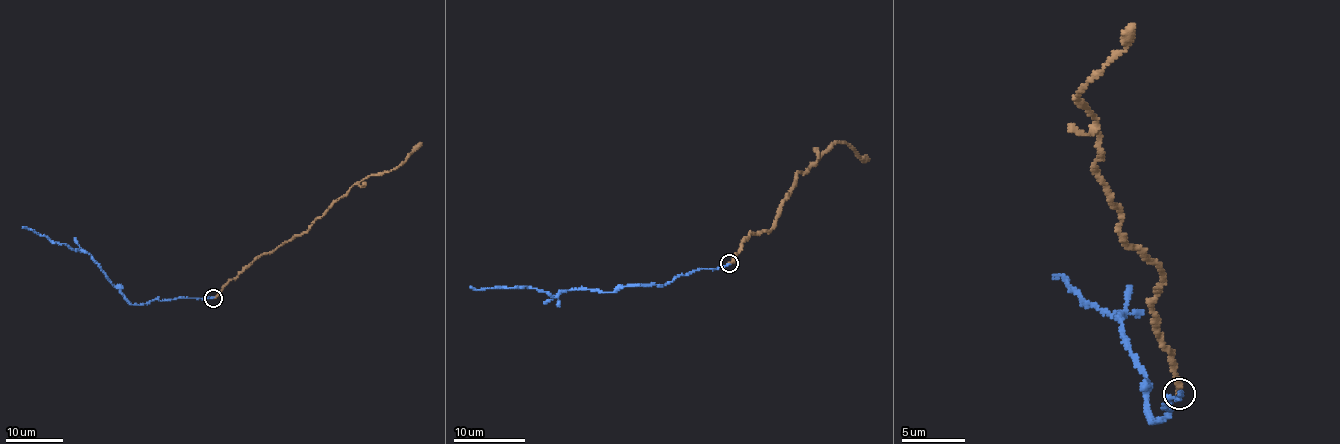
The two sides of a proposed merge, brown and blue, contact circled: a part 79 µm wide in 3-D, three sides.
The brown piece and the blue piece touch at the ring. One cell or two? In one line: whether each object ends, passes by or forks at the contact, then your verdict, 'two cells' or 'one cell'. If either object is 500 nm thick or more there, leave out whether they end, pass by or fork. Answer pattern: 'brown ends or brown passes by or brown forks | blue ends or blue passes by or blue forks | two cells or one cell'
brown ends | blue ends | one cell

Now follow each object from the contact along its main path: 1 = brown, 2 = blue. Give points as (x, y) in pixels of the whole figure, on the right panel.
1: (1180, 394), (1152, 309), (1164, 280), (1119, 231), (1096, 167), (1099, 125), (1077, 96), (1126, 48), (1132, 24)
2: (1180, 394), (1152, 422), (1149, 384), (1122, 314), (1084, 304), (1053, 275)

